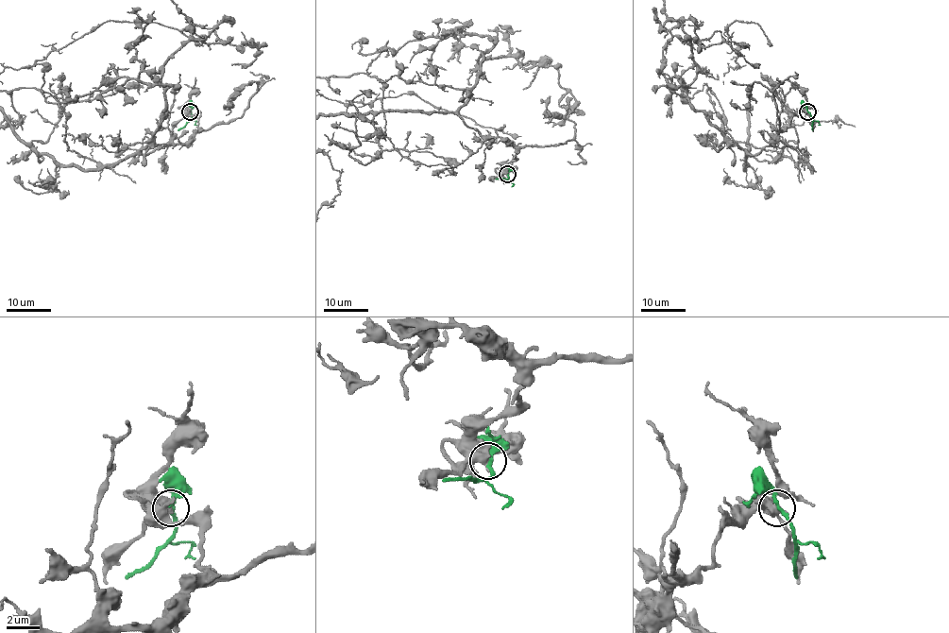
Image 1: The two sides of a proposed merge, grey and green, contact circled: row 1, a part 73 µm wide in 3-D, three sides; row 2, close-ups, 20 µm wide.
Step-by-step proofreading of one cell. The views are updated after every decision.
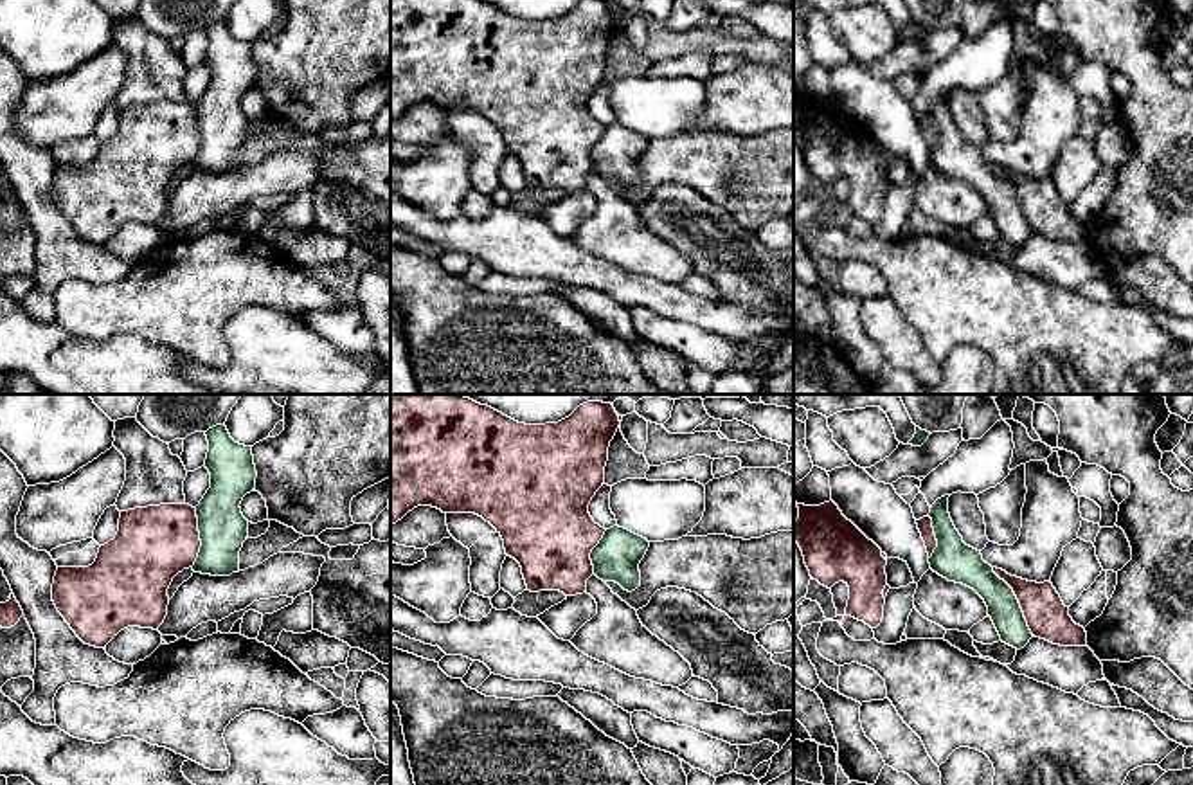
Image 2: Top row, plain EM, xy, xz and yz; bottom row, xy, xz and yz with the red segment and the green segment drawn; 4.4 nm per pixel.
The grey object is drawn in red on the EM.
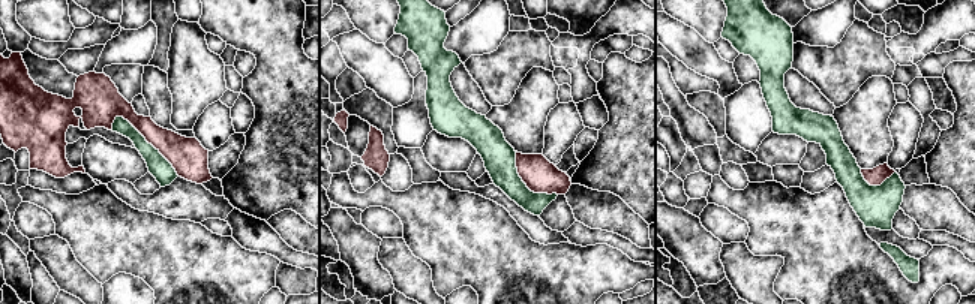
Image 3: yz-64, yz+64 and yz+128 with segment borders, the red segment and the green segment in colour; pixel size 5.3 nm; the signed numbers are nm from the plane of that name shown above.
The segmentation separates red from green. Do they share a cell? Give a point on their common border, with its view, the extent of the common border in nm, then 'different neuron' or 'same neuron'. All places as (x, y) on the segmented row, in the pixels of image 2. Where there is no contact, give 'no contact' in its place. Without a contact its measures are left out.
meets red in yz at (1019, 602); contact 360 nm long; different neuron

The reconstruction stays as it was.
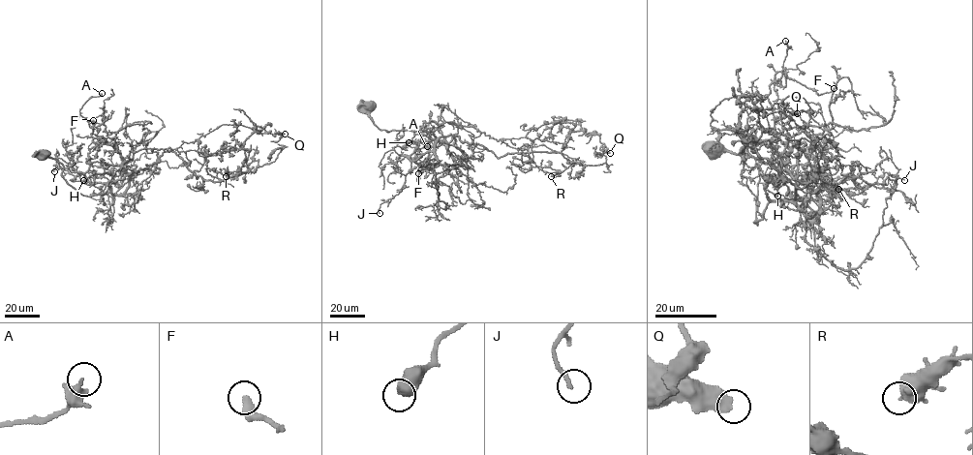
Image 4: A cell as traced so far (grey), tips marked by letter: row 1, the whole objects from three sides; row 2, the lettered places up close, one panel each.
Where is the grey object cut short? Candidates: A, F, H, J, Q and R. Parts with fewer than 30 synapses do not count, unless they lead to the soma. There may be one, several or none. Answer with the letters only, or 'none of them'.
none of them

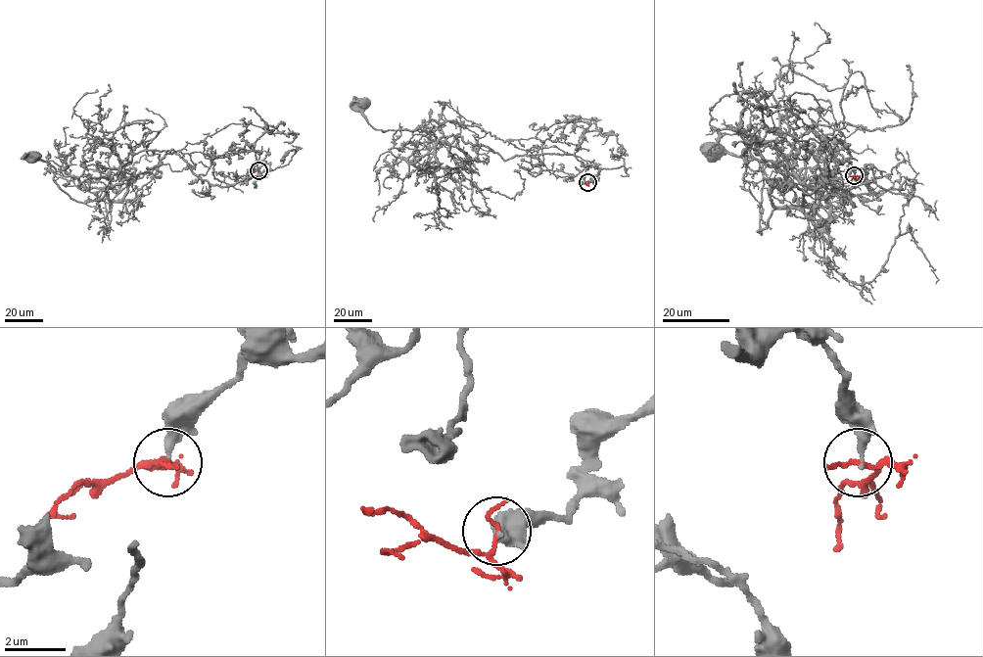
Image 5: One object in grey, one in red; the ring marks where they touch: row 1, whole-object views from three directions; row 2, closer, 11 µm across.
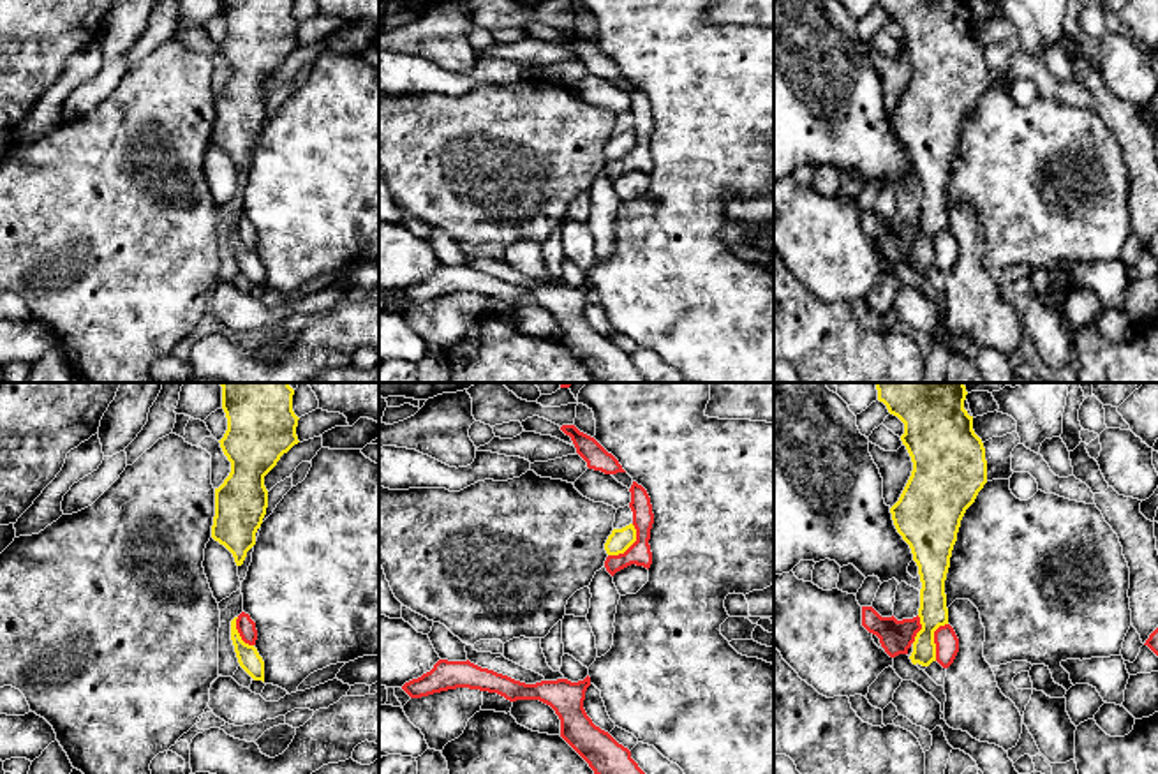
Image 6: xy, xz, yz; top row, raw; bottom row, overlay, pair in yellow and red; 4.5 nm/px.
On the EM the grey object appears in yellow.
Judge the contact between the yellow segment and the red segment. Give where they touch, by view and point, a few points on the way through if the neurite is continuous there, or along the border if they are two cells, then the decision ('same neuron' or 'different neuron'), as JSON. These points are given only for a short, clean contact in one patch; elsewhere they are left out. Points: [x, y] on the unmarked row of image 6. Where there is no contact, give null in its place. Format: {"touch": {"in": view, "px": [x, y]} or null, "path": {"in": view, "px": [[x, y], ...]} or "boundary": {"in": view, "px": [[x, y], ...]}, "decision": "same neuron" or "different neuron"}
{"touch": {"in": "xz", "px": [630, 150]}, "boundary": {"in": "xz", "px": [[633, 129], [635, 145], [623, 157], [608, 161]]}, "decision": "different neuron"}

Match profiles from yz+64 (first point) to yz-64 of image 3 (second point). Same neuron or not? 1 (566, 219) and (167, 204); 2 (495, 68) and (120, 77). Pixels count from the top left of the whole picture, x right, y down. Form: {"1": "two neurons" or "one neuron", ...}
{"1": "one neuron", "2": "two neurons"}

